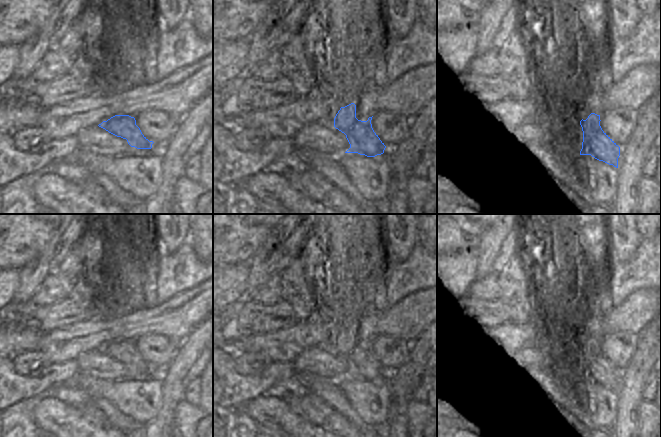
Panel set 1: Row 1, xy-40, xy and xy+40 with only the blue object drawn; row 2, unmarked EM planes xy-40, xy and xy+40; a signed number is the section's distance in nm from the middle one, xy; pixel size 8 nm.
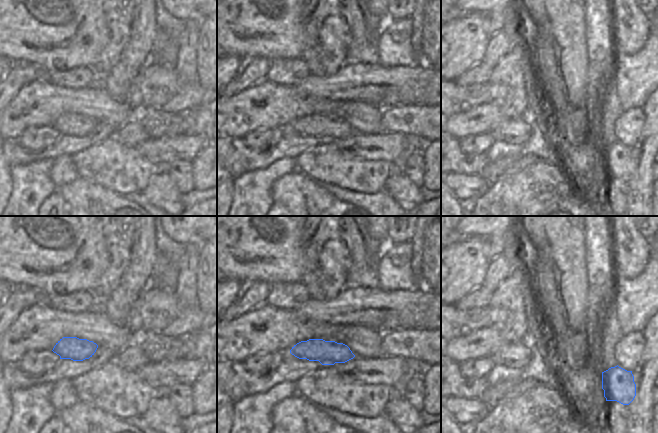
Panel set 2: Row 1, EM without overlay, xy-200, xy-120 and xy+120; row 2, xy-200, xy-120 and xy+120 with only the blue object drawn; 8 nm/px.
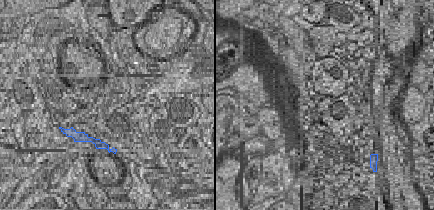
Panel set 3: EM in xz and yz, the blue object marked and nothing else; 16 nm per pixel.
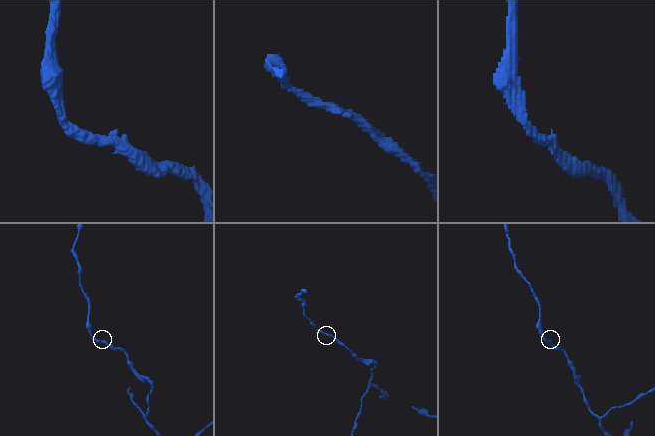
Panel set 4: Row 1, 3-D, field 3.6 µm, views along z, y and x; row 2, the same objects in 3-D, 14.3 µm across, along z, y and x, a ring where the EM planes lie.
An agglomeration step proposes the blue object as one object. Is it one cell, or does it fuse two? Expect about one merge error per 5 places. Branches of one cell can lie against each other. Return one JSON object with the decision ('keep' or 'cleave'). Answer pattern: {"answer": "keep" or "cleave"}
{"answer": "keep"}

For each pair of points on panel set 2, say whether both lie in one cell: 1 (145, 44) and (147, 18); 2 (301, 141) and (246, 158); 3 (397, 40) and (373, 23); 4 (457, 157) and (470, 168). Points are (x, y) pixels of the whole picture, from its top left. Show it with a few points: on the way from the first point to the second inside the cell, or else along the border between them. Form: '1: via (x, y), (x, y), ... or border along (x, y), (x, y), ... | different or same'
1: via (145, 38), (145, 24) | same
2: via (287, 148), (268, 158), (260, 158) | same
3: border along (392, 19), (378, 35) | different
4: via (460, 160), (467, 165) | same

